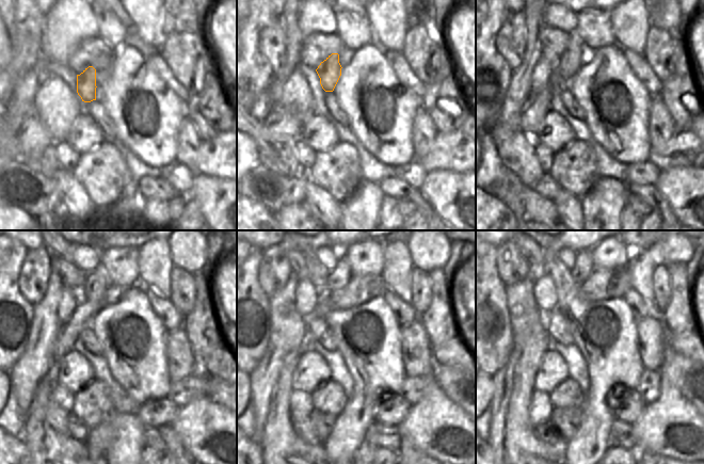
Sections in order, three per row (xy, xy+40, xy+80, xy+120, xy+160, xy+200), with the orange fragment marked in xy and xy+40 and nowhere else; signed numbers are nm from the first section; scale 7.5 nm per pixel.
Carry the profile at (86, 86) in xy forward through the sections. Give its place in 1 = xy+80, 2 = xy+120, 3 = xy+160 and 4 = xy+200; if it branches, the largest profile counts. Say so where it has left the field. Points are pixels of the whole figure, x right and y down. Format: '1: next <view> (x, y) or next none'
1: next xy+80 (571, 61)
2: next xy+120 (97, 282)
3: next xy+160 (338, 277)
4: next xy+200 (584, 266)

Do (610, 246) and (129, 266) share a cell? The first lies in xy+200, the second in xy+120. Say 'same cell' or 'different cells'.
same cell

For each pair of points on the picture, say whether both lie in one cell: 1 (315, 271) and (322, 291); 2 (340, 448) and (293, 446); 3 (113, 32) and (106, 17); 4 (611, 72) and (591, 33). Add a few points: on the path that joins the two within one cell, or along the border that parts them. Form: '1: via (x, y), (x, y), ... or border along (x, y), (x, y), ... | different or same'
1: via (318, 276), (321, 286) | same
2: border along (323, 443), (325, 452) | different
3: via (110, 29), (107, 20) | same
4: border along (614, 43), (608, 46), (601, 46), (593, 51) | different

